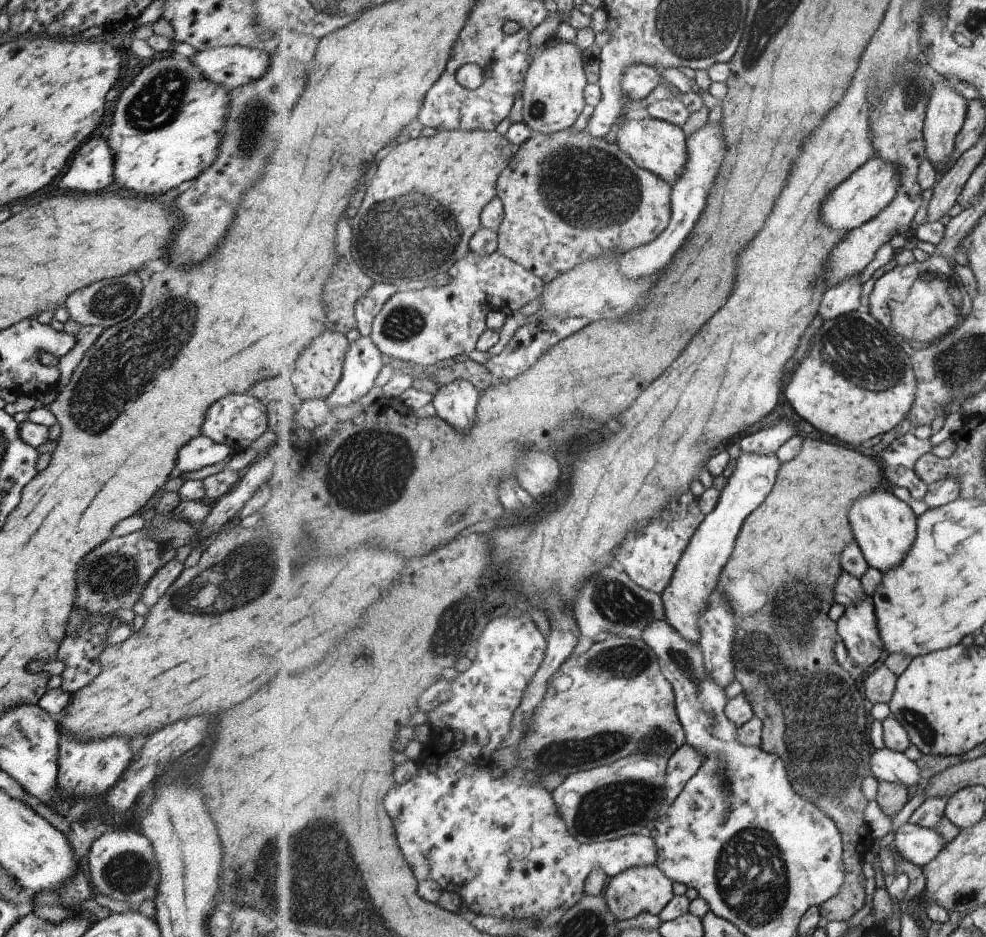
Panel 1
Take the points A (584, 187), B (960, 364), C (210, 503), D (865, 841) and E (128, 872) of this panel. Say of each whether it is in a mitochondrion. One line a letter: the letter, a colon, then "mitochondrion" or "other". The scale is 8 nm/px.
A: mitochondrion
B: mitochondrion
C: other
D: other
E: mitochondrion

